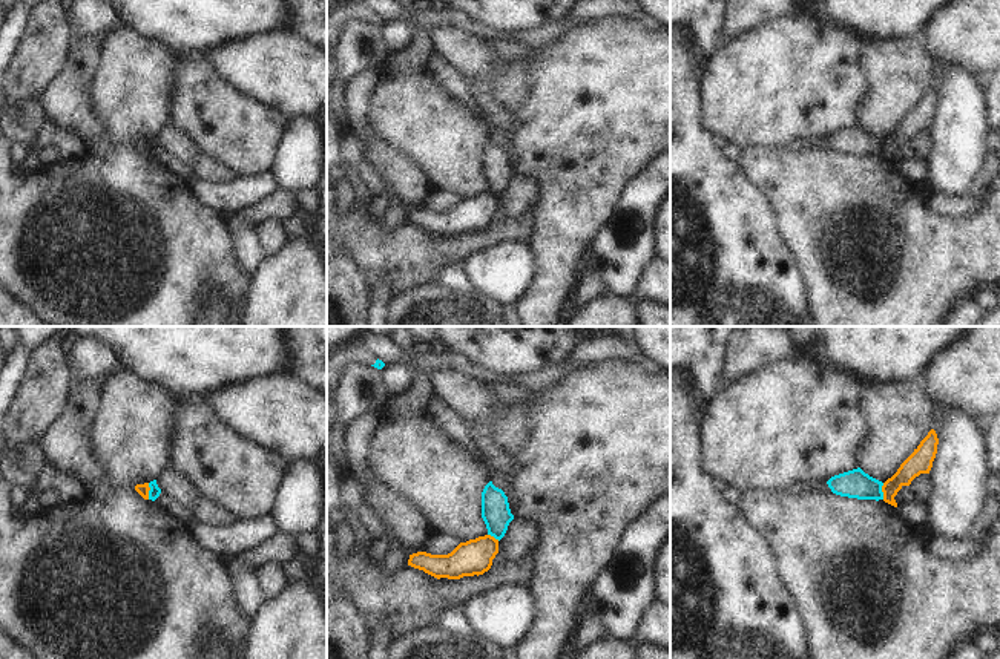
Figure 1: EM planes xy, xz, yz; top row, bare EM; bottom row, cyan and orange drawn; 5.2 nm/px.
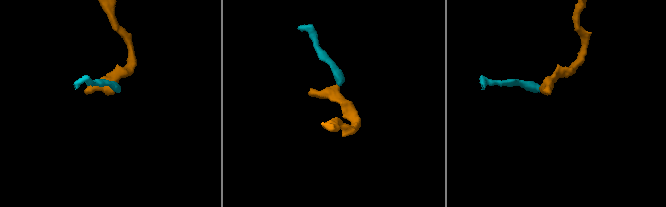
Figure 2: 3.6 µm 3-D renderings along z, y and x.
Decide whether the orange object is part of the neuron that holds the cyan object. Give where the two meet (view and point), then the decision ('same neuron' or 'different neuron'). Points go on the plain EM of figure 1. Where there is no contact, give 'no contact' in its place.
xy (149, 147) | same neuron

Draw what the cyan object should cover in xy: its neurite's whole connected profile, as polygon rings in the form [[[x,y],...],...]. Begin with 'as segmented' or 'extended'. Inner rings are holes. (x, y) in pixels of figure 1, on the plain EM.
extended; [[[156,136],[150,138],[150,139],[144,139],[144,141],[137,141],[135,147],[144,155],[144,156],[152,156],[155,158],[160,150],[161,146],[156,141]]]

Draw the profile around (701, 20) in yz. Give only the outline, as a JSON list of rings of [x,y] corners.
[[[670,0],[670,35],[687,37],[707,60],[721,40],[727,0]]]

